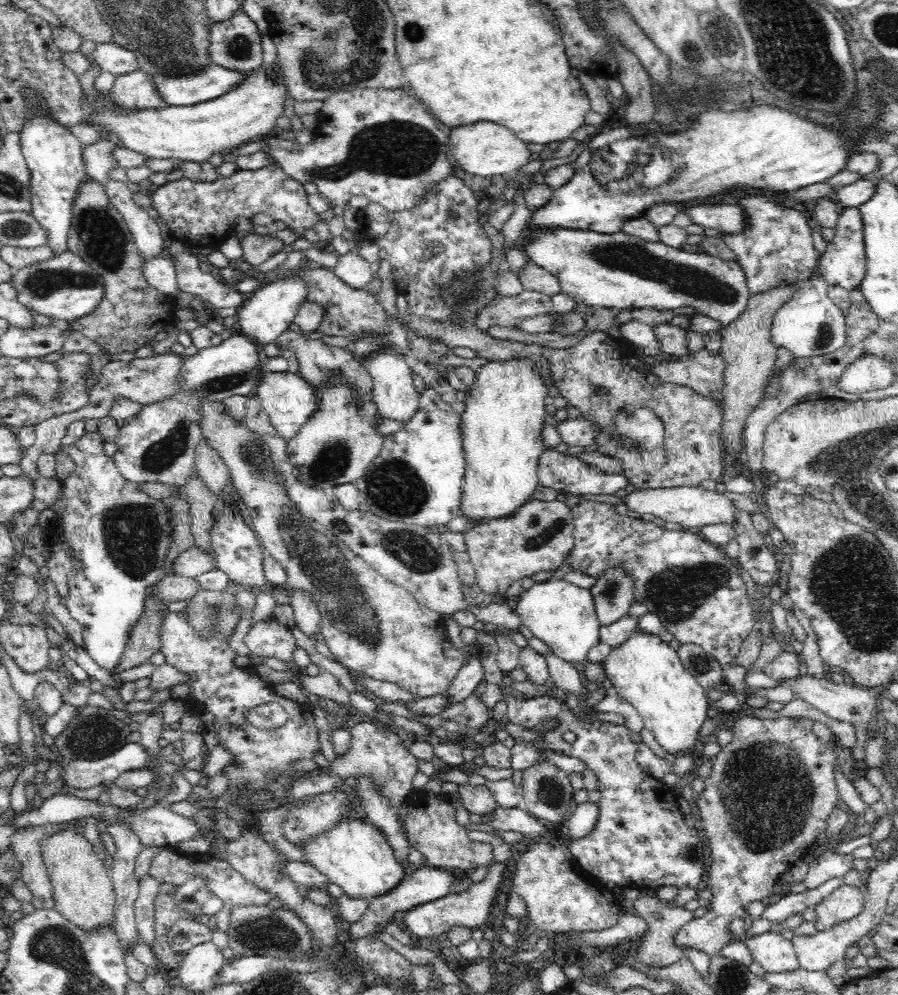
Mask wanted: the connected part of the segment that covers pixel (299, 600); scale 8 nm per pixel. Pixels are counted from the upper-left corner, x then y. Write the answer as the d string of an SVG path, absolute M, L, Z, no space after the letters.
M294 590L291 599L295 624L307 637L315 642L315 634L322 630L322 615L311 592Z

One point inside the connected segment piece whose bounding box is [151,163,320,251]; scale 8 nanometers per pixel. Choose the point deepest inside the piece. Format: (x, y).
(200, 215)

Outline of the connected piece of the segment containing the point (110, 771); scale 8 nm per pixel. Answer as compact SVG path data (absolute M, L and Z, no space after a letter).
M127 742L122 748L98 760L78 759L65 764L61 778L69 787L89 789L112 784L130 770L148 770L150 755L139 742Z

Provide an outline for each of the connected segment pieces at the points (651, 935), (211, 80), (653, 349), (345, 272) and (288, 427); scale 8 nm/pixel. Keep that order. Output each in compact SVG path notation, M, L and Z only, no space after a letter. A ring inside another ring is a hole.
M641 895L638 899L633 900L633 905L637 915L642 917L648 925L648 932L645 932L644 936L635 943L637 945L636 957L646 966L654 968L666 968L682 958L684 956L683 950L676 946L674 935L680 927L695 919L692 911L685 907L672 907L655 895Z
M211 63L186 77L152 75L158 95L166 106L188 106L207 102L238 86L248 73L238 72Z
M632 320L625 324L616 324L614 333L629 344L639 346L645 356L660 354L659 339L655 335L653 327L642 321Z
M349 252L338 255L333 271L348 286L364 289L364 286L374 278L374 271L370 269L370 263L360 255Z
M290 371L267 372L254 390L254 395L260 400L263 411L269 416L271 425L284 440L288 441L310 420L312 412L316 412L318 393L316 387L304 380L299 373Z

